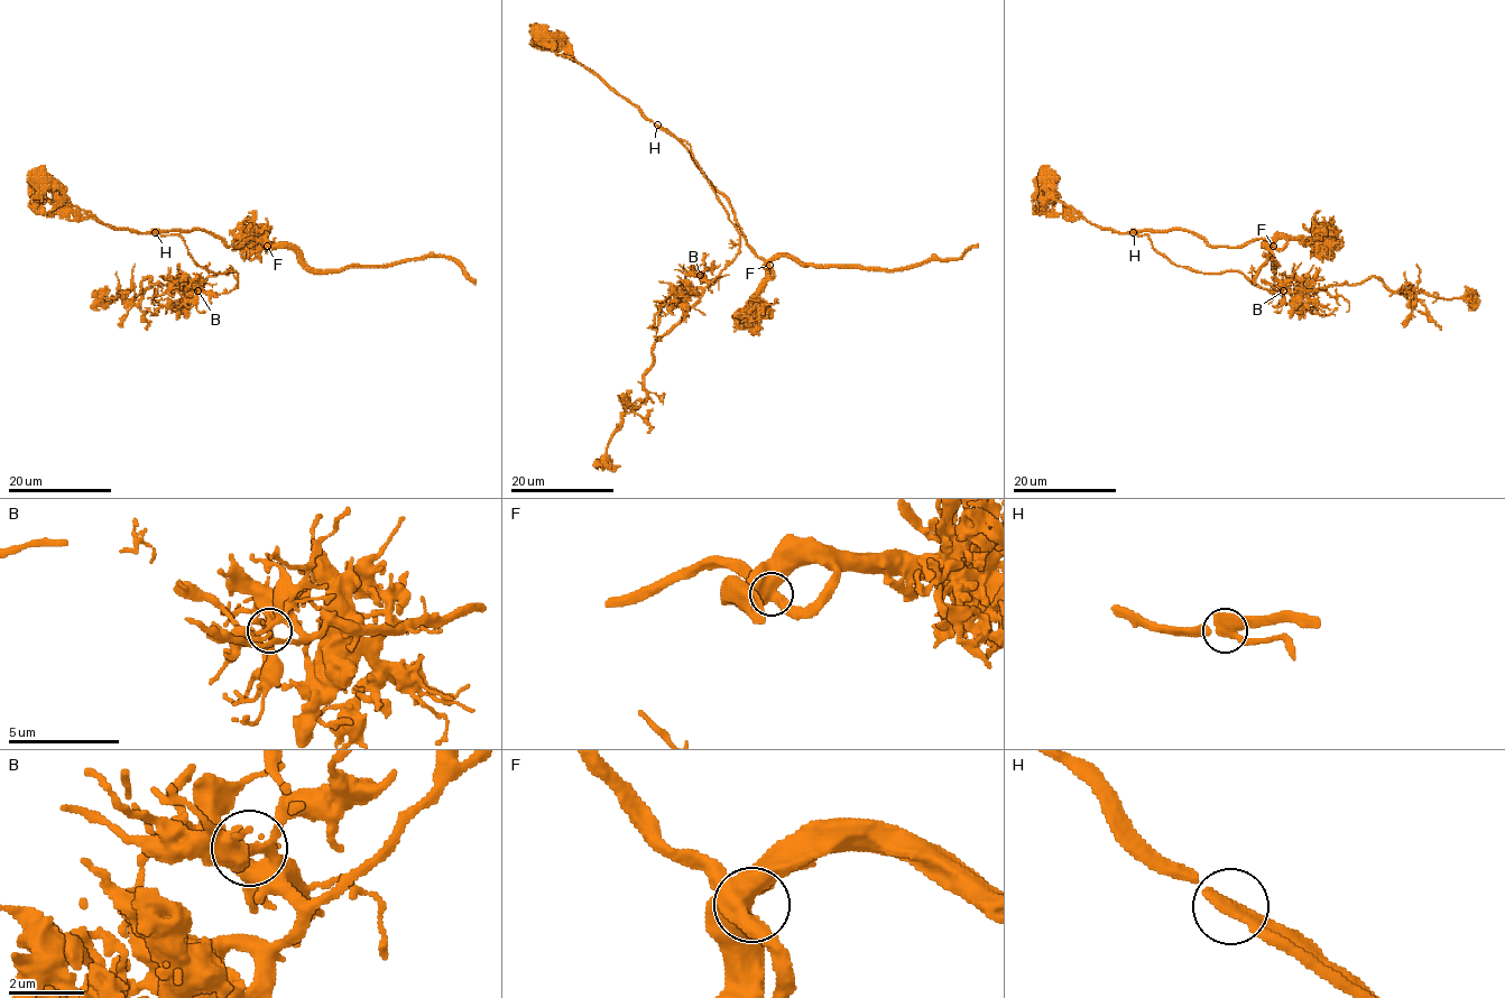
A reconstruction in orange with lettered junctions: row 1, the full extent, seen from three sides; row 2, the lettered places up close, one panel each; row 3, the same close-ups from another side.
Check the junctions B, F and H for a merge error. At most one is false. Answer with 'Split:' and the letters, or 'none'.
Split: H

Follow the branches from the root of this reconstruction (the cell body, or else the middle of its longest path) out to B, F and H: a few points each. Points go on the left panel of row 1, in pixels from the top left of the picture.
B: (45, 181), (104, 223), (178, 236), (200, 266), (237, 274), (228, 292), (197, 290)
F: (45, 181), (64, 200), (114, 228), (139, 232), (206, 230), (227, 246), (238, 247), (250, 239), (267, 246)
H: (45, 181), (64, 200), (104, 223), (155, 232)

